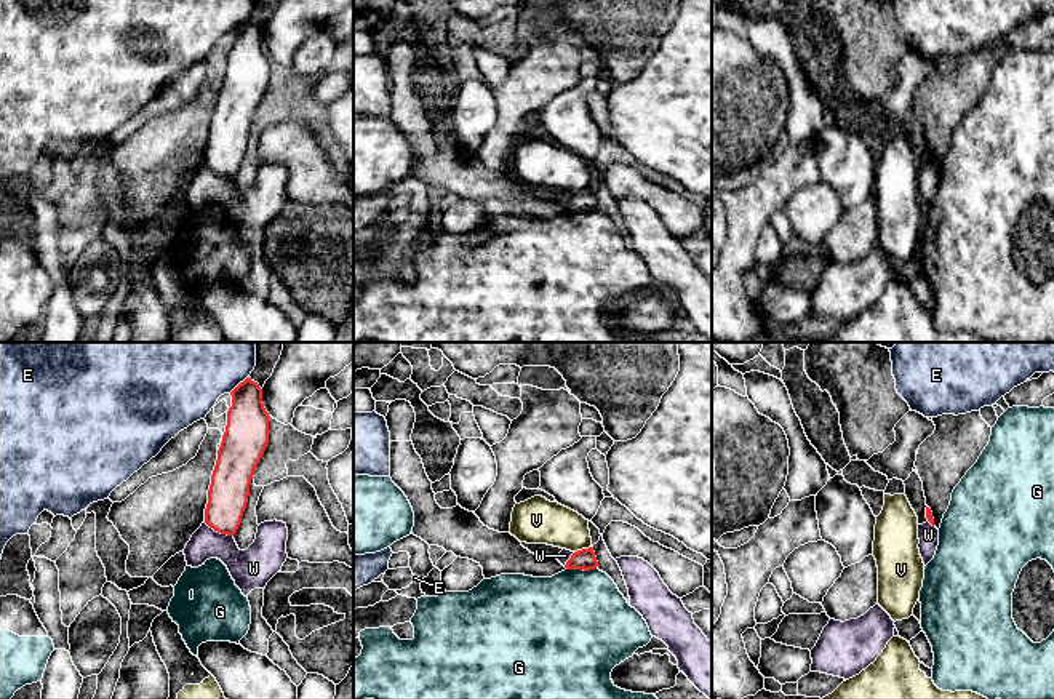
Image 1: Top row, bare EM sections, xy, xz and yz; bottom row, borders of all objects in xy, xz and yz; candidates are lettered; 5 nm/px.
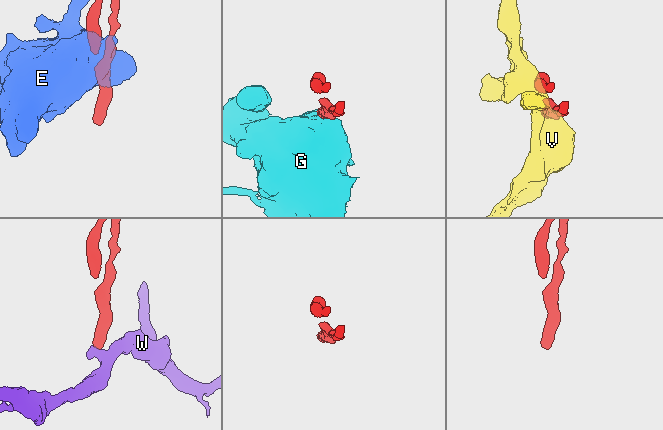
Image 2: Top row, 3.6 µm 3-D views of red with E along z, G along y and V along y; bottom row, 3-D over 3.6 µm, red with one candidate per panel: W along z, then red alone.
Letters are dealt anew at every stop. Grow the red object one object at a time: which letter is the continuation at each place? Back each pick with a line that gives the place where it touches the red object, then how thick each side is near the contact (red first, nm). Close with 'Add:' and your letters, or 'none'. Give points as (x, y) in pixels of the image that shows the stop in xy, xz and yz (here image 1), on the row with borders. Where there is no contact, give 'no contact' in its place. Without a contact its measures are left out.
Add: none

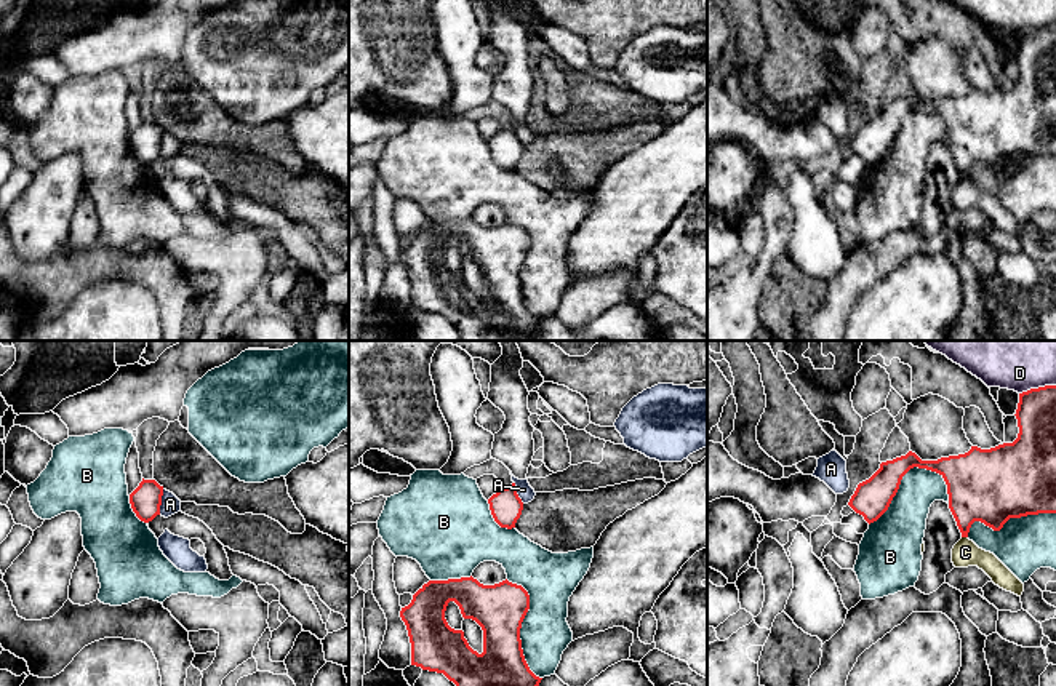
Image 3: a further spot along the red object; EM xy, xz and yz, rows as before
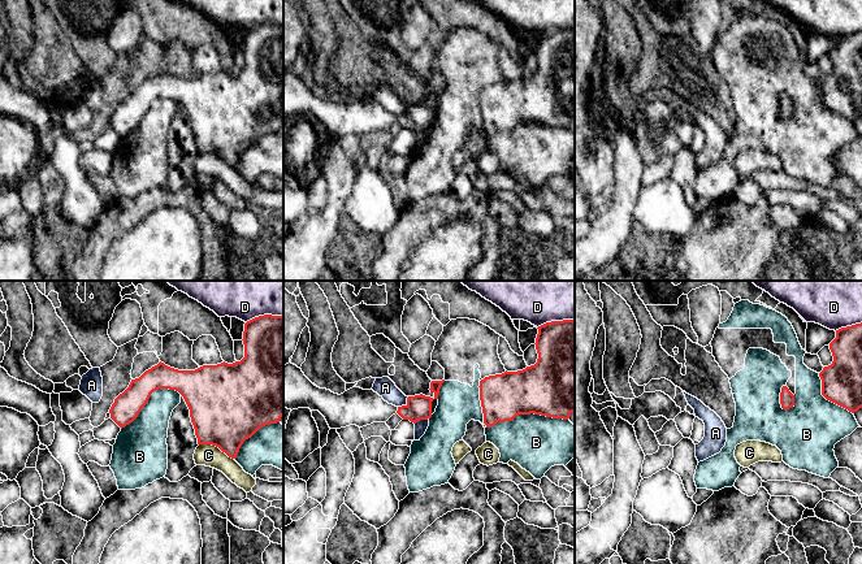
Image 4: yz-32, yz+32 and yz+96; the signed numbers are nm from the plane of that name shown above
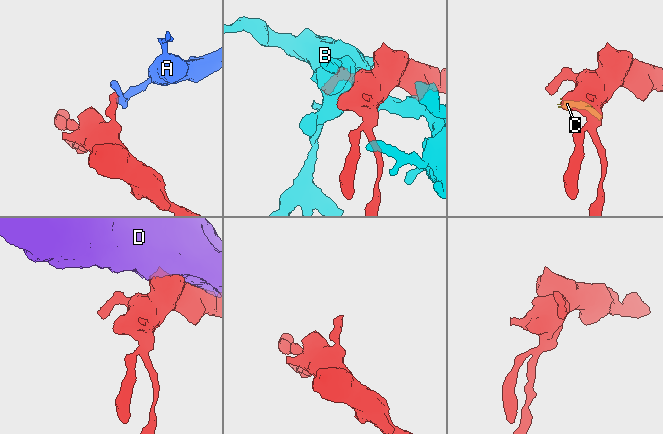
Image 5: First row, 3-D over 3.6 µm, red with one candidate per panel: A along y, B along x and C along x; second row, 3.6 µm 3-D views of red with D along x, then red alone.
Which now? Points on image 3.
Add: none

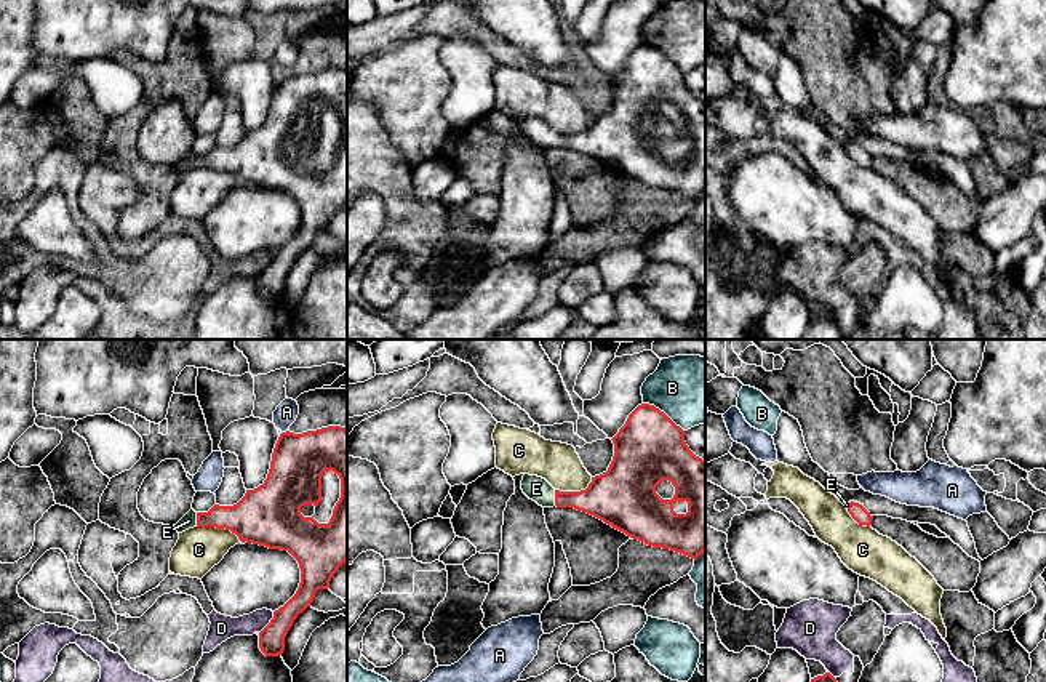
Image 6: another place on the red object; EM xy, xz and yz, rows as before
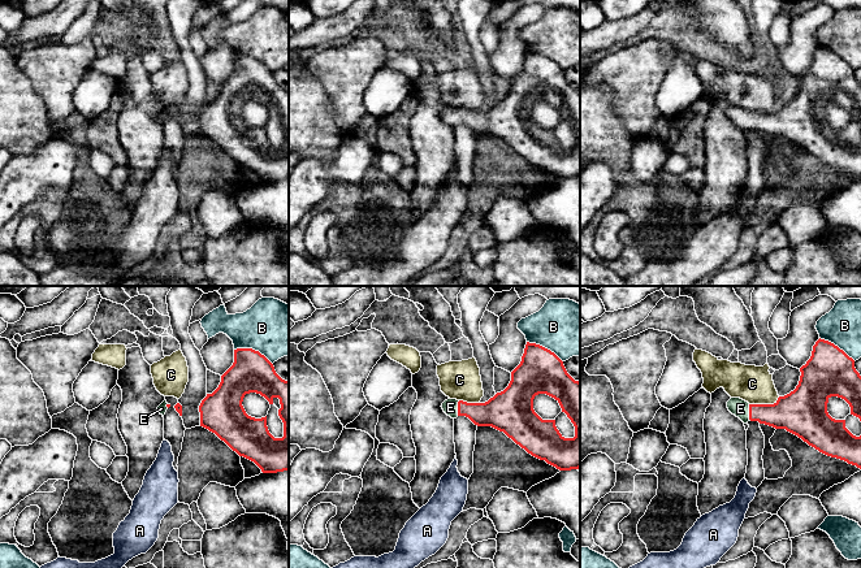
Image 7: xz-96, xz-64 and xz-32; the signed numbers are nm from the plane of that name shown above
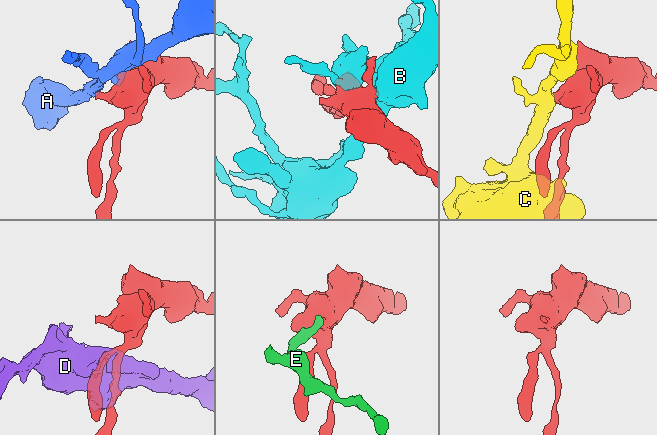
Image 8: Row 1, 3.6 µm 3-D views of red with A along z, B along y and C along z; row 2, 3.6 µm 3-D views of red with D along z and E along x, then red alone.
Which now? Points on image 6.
E: xz (555, 498) | 220/120 nm
Add: E

